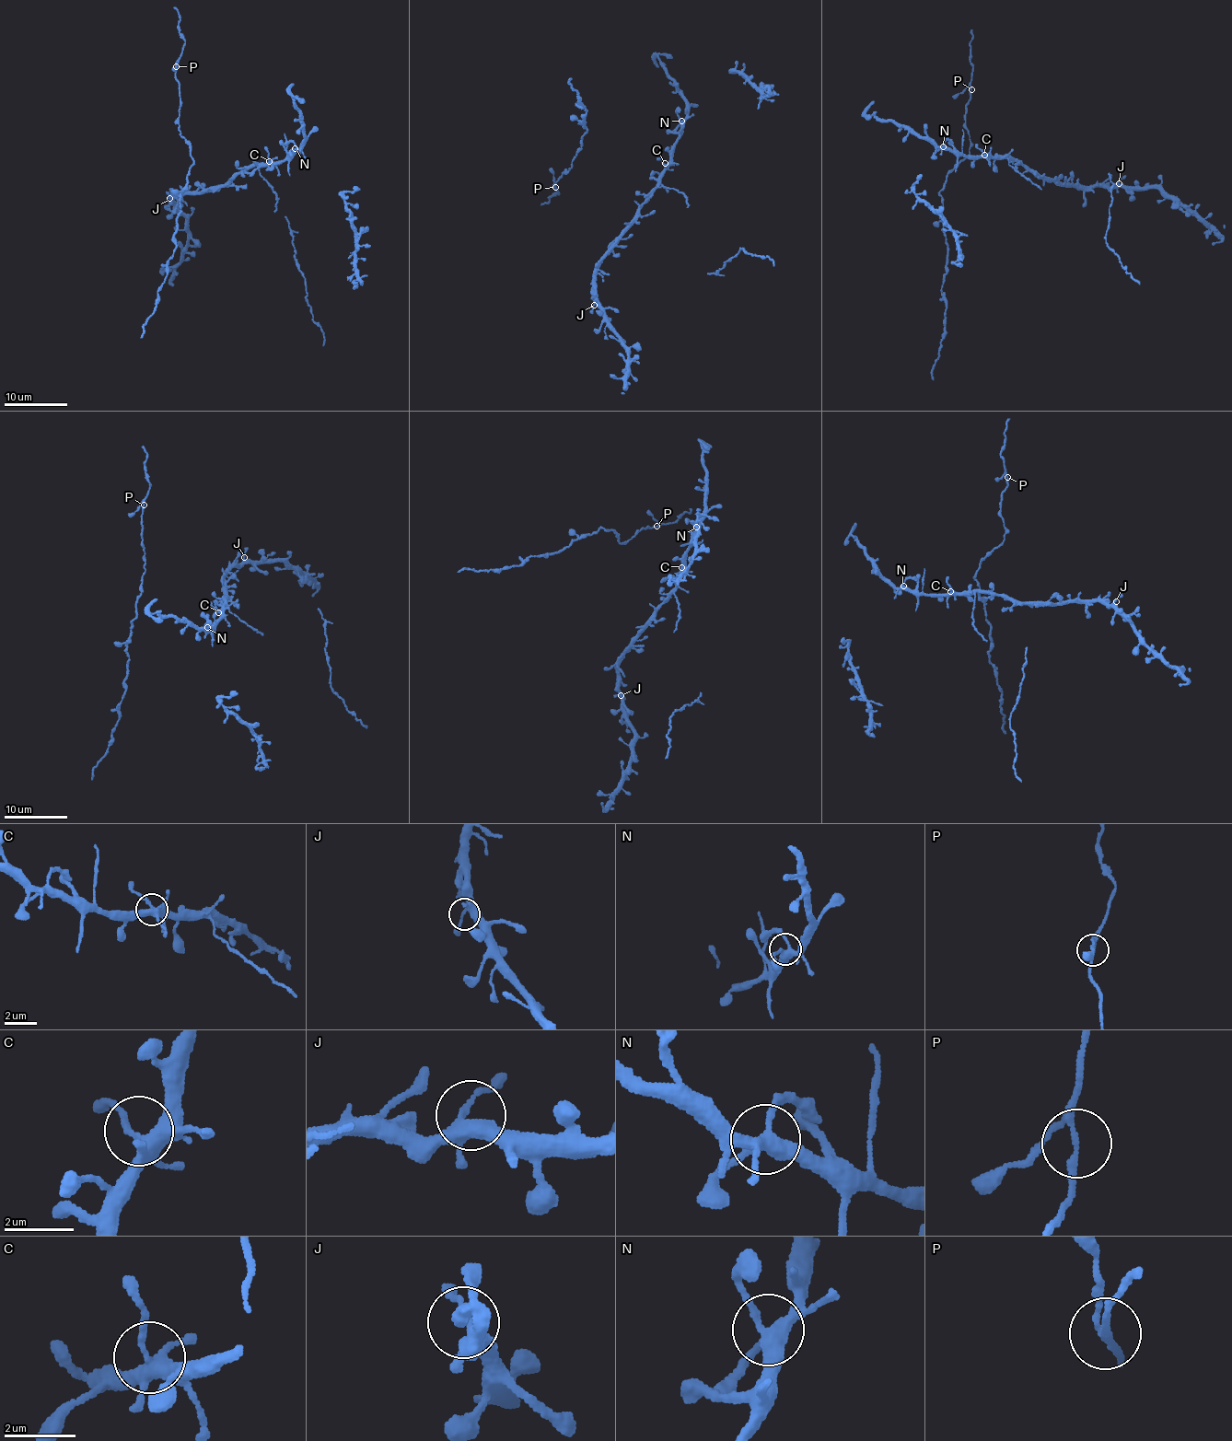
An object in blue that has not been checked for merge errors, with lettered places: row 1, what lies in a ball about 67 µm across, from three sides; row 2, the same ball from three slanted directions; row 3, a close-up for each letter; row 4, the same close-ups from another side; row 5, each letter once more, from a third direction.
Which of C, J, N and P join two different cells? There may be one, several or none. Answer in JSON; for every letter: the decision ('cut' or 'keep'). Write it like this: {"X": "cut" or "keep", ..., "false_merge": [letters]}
{"C": "keep", "J": "keep", "N": "keep", "P": "keep", "false_merge": []}

